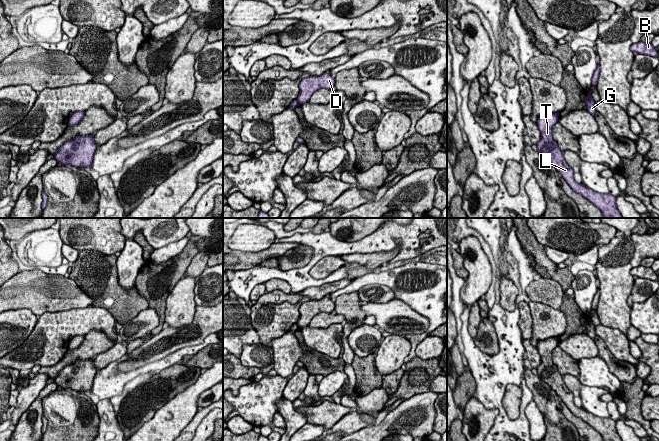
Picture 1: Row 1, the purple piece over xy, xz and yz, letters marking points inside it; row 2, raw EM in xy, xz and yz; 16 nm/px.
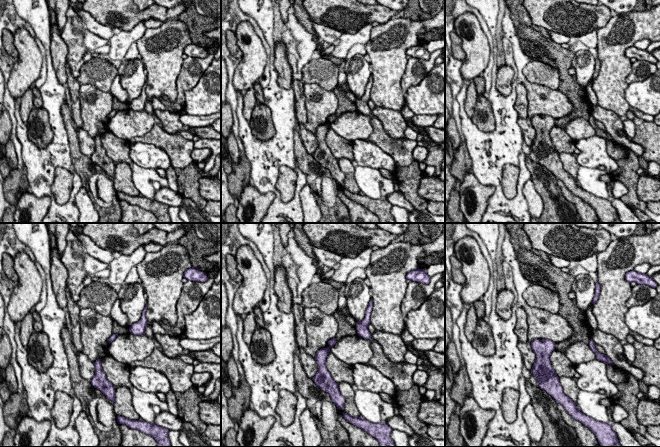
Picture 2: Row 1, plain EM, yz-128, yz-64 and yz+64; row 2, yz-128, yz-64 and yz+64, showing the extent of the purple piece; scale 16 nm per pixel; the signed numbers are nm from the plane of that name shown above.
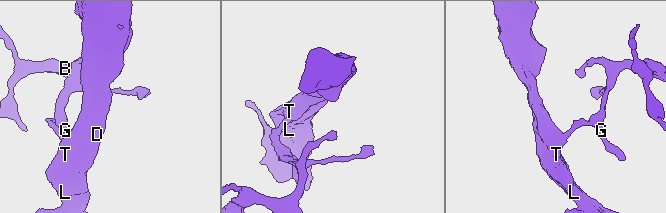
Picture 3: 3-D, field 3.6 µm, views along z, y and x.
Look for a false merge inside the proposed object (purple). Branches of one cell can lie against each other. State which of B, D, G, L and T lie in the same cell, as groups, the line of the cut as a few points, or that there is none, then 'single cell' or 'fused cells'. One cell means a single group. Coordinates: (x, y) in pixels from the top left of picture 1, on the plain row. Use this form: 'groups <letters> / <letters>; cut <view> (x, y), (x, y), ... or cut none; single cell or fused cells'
groups B G / D L T; cut xz (296, 324), (299, 327); fused cells

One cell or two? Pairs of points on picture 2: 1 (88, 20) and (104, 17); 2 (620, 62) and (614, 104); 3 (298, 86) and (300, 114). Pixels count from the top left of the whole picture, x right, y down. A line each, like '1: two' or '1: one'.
1: two
2: one
3: one

